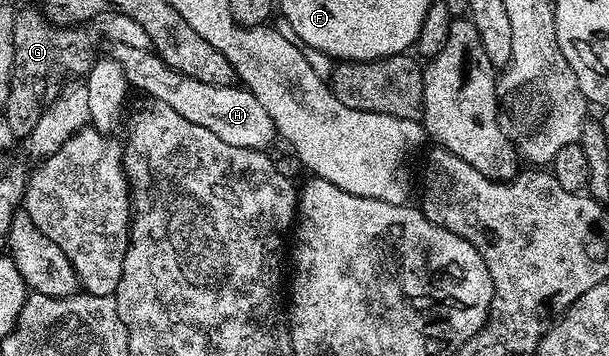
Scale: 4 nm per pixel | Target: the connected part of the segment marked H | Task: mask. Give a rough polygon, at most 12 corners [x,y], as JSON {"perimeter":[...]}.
{"perimeter":[[152,48],[111,56],[136,92],[231,147],[278,136],[247,88],[199,83]]}

